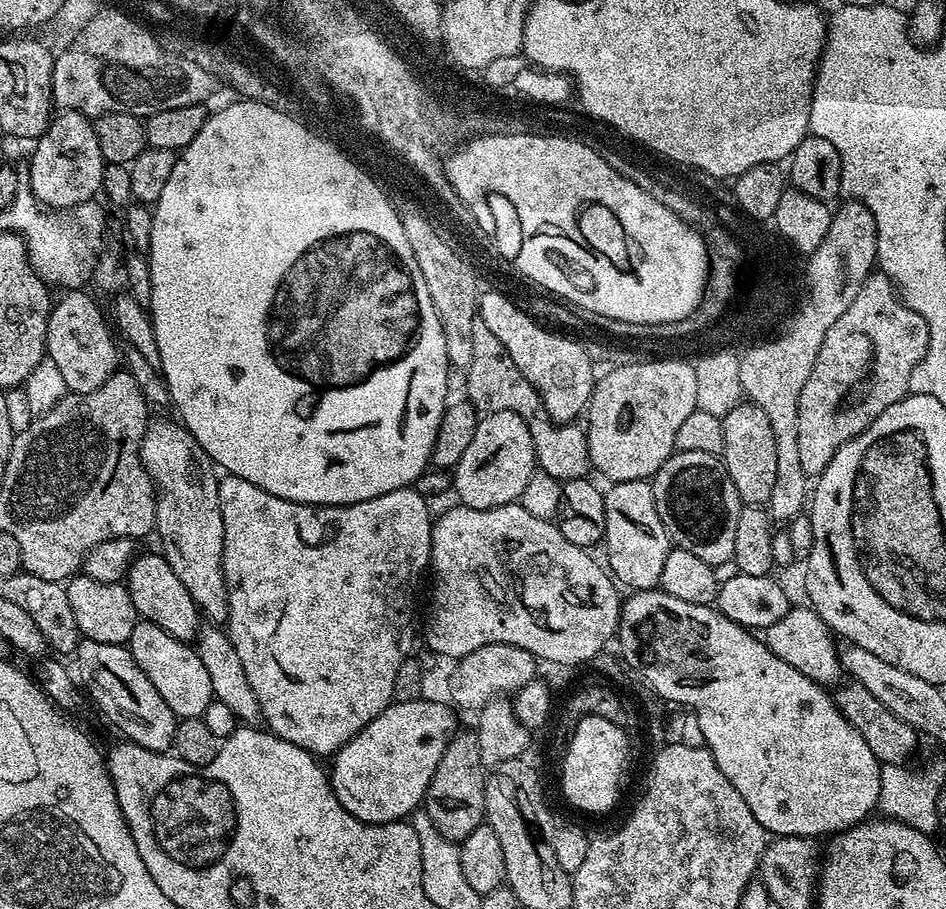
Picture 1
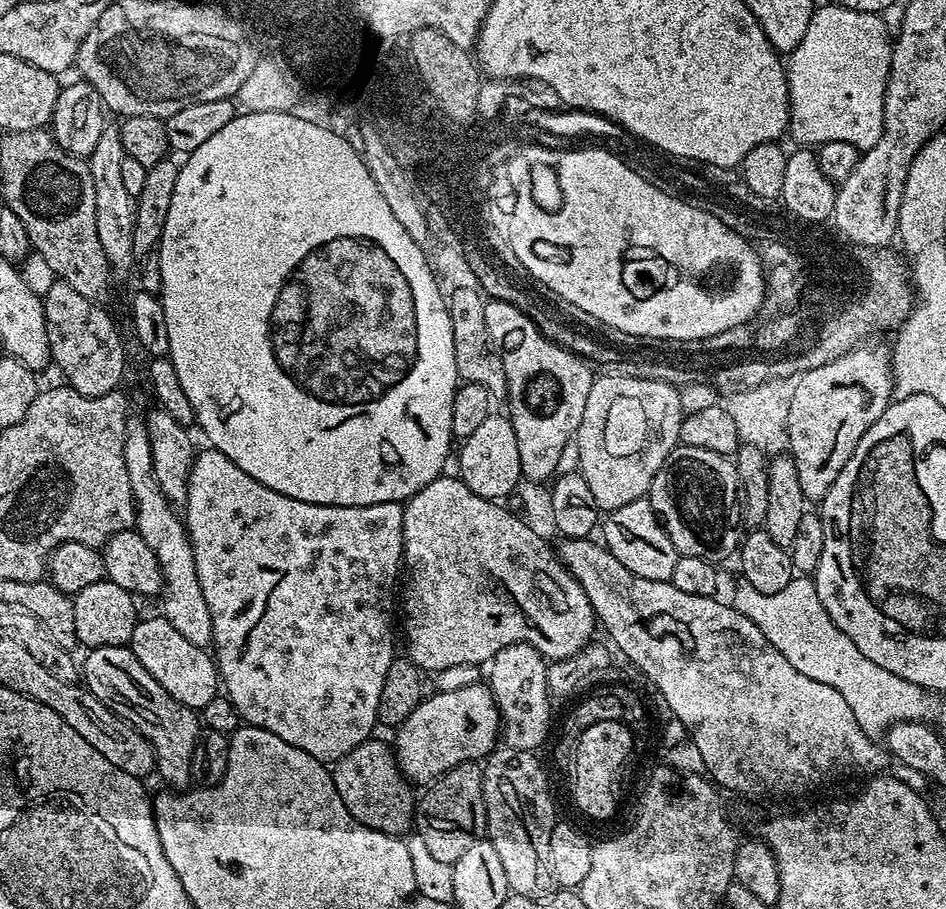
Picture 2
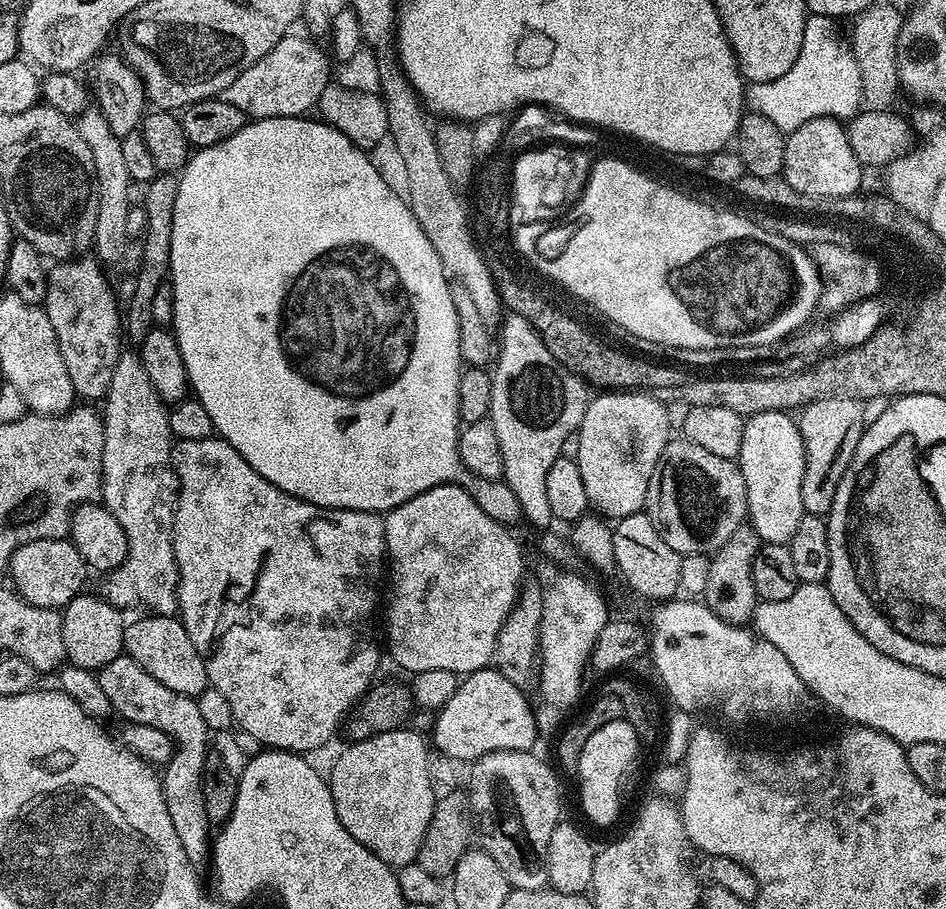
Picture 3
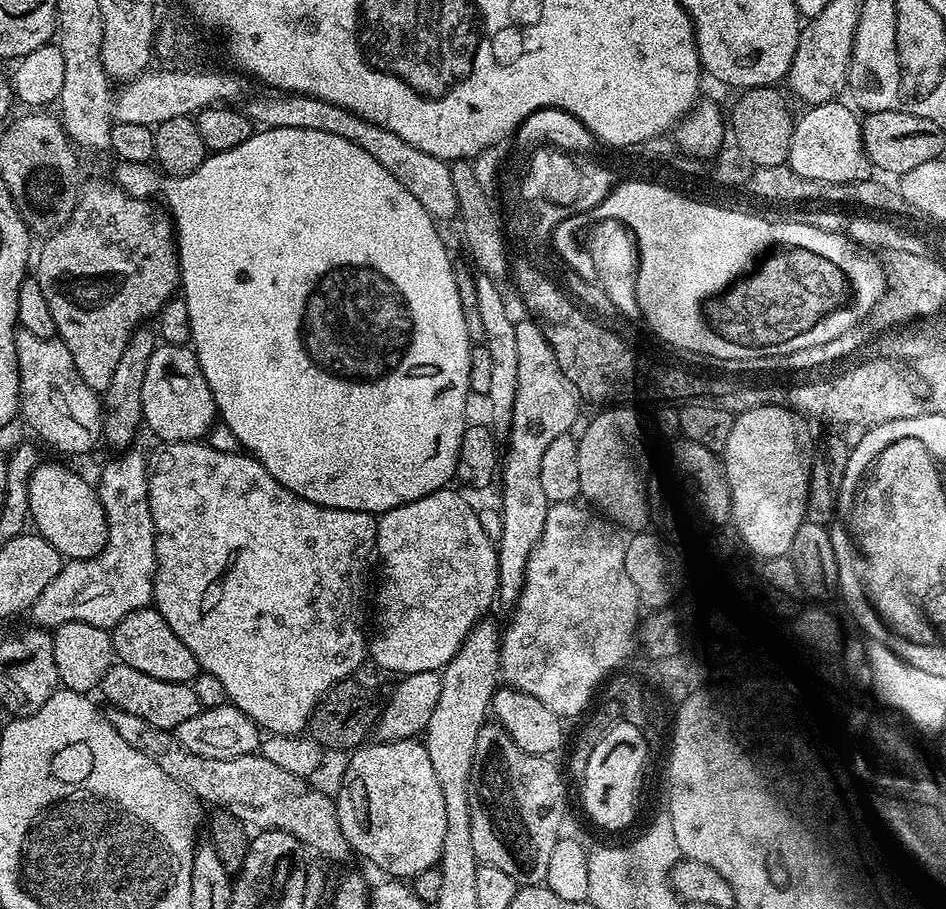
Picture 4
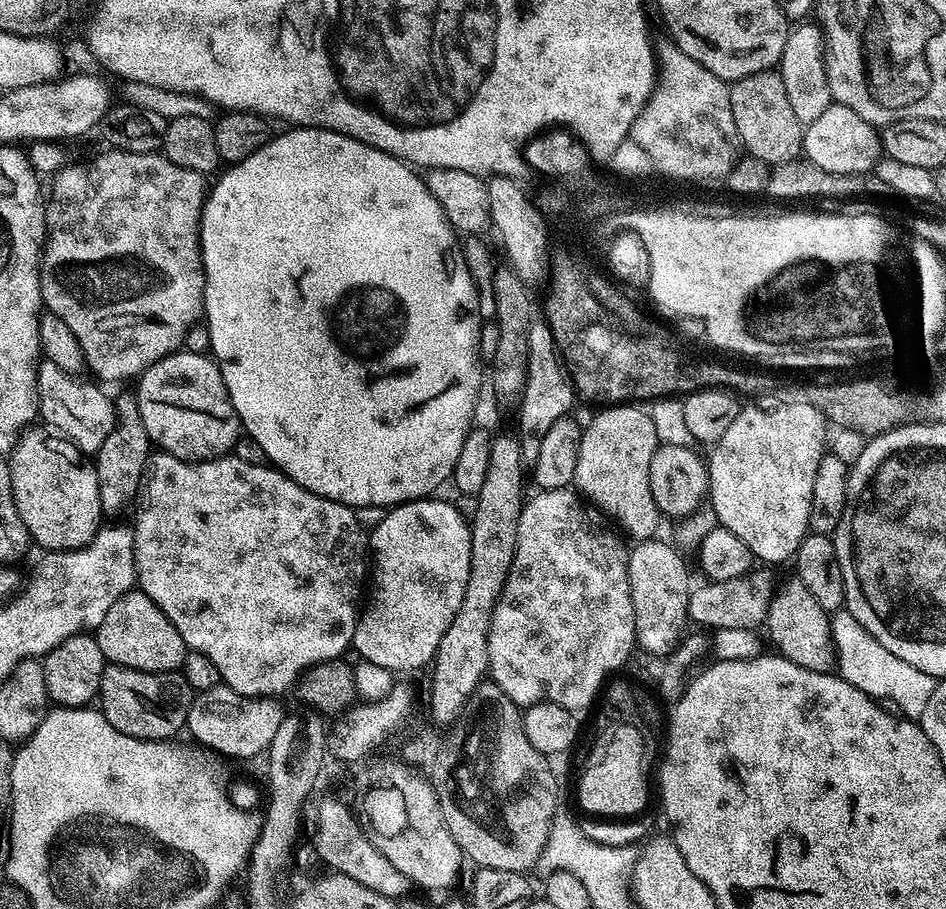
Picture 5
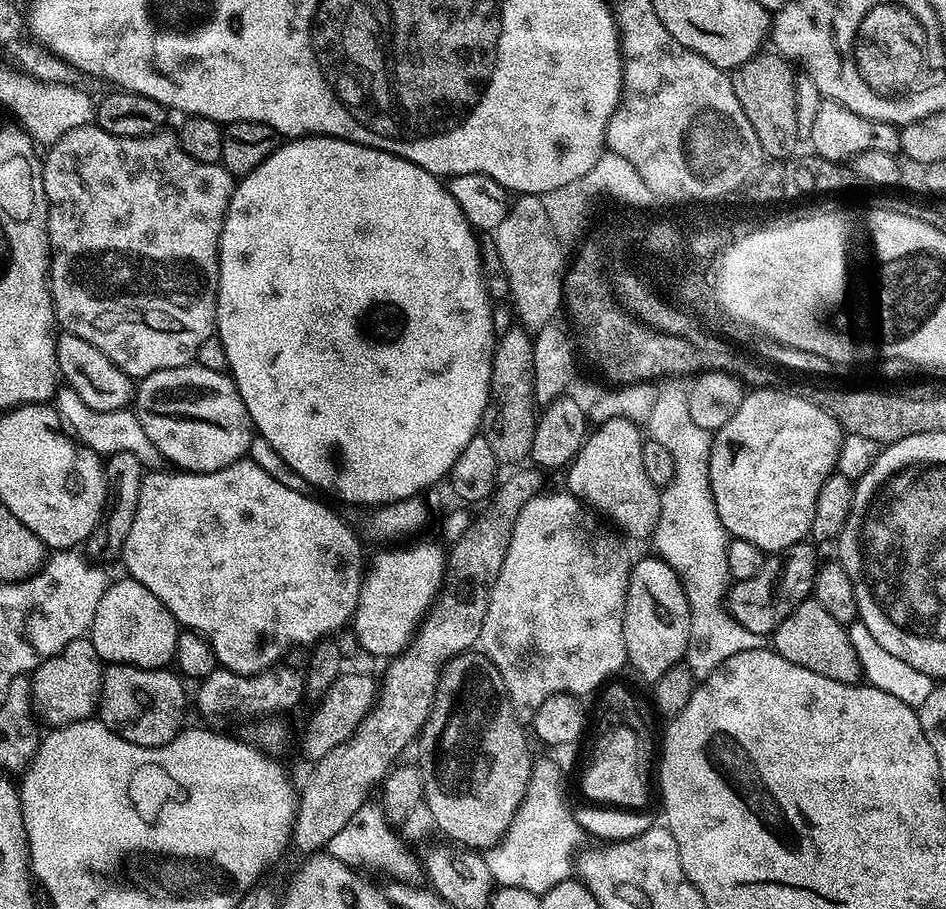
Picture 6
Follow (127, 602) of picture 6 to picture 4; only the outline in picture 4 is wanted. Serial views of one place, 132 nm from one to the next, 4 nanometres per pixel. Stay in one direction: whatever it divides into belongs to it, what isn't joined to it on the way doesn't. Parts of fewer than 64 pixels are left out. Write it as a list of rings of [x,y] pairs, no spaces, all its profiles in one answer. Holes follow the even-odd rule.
[[[155,607],[139,608],[126,614],[111,629],[111,633],[115,659],[126,666],[134,666],[134,670],[142,670],[142,674],[150,674],[150,678],[187,684],[201,671],[200,663],[194,654],[190,654],[186,642],[182,642],[182,638],[170,630],[166,618],[162,618]]]

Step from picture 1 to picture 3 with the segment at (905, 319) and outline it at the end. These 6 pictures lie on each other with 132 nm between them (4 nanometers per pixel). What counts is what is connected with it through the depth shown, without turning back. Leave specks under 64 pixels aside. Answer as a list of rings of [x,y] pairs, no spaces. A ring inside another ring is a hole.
[[[833,394],[806,405],[799,413],[798,423],[804,443],[802,506],[807,515],[827,517],[828,511],[834,506],[838,482],[842,482],[866,427],[862,418],[863,409],[859,399],[847,394]]]

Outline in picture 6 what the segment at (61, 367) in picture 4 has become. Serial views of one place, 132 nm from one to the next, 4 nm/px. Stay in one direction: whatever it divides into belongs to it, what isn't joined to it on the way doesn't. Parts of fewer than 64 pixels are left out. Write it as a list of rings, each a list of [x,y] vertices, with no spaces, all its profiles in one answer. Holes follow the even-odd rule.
[[[67,386],[56,389],[54,397],[56,413],[60,415],[63,427],[85,448],[100,453],[101,457],[107,458],[116,452],[130,452],[140,459],[145,469],[156,470],[161,467],[162,457],[159,450],[146,438],[146,430],[142,430],[142,422],[136,416],[135,411],[128,408],[118,410],[94,410],[74,394],[74,390]]]

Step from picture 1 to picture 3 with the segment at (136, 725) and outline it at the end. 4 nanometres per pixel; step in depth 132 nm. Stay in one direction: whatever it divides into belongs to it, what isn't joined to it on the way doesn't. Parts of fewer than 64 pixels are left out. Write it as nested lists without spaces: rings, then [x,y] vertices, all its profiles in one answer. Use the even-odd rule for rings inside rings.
[[[127,654],[114,658],[114,662],[99,669],[98,679],[102,686],[102,694],[106,694],[113,713],[121,712],[125,716],[123,719],[133,724],[154,726],[178,745],[180,773],[177,774],[176,780],[164,778],[160,781],[166,802],[166,814],[170,814],[174,834],[178,834],[178,842],[182,842],[182,850],[186,850],[186,858],[190,858],[193,866],[207,865],[212,851],[214,828],[208,818],[200,783],[204,773],[204,763],[210,755],[208,748],[210,733],[206,722],[202,722],[195,699],[170,690],[170,686],[162,686],[158,678],[150,678],[150,674],[146,674],[146,670],[142,670],[142,666],[138,666],[138,662],[134,662],[134,658],[130,658]]]

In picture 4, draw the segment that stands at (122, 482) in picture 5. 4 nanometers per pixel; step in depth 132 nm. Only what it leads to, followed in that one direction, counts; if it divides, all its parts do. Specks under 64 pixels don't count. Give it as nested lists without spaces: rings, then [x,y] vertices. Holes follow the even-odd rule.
[[[141,326],[133,332],[122,358],[118,358],[118,366],[114,366],[114,374],[110,374],[110,382],[102,393],[102,440],[106,445],[124,450],[136,436],[136,431],[142,428],[144,411],[142,410],[142,378],[146,378],[146,366],[150,354],[158,346],[158,336],[148,326]]]

